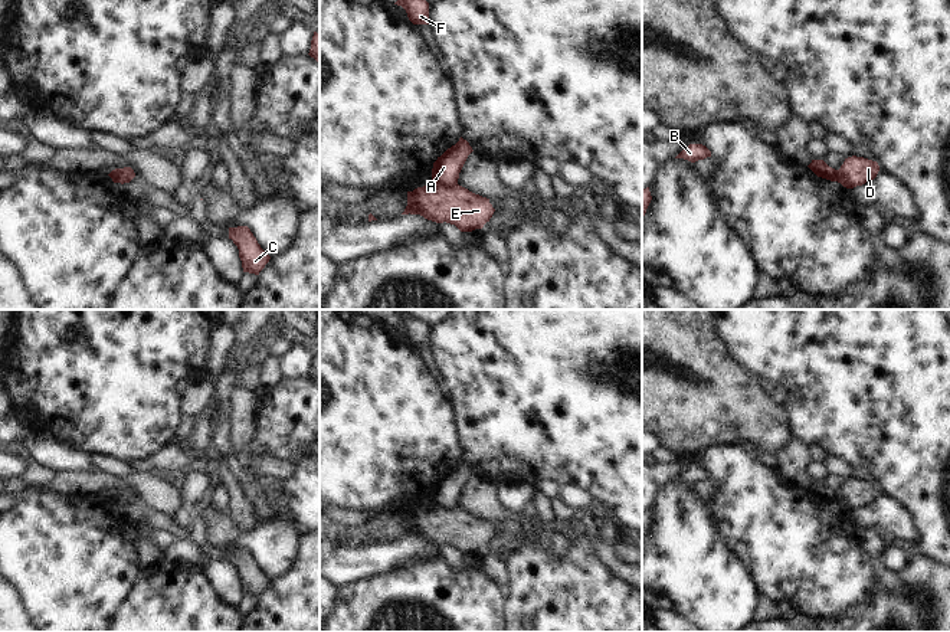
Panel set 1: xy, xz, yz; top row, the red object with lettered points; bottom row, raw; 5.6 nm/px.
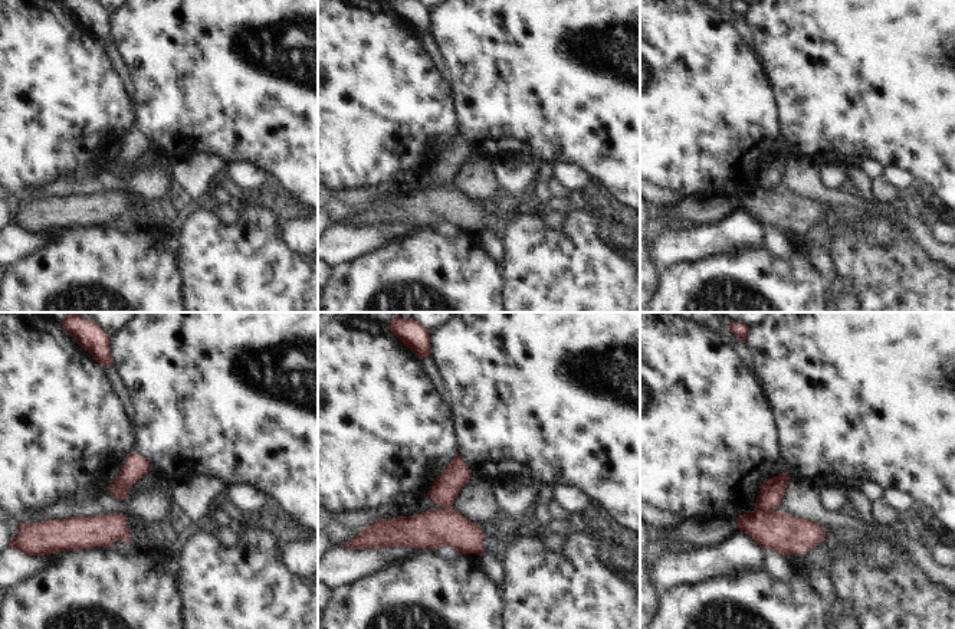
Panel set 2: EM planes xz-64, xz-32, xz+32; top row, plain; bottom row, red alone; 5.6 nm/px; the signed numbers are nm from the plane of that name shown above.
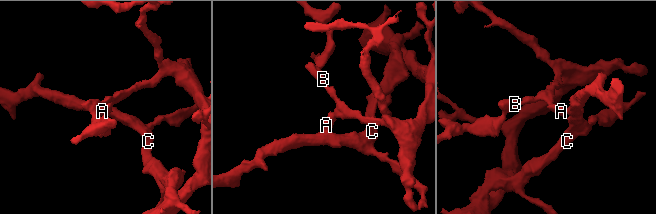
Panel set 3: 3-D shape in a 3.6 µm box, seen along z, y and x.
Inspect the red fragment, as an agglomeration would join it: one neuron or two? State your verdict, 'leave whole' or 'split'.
split

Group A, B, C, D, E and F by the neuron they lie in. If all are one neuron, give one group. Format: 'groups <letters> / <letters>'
groups A B F / C D E

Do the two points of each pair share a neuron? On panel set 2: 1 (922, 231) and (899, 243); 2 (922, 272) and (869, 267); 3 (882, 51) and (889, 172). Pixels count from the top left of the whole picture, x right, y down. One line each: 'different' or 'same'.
1: different
2: same
3: different

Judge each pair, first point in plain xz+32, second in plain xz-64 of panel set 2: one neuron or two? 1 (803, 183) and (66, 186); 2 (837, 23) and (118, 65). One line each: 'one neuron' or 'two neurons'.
1: one neuron
2: two neurons

